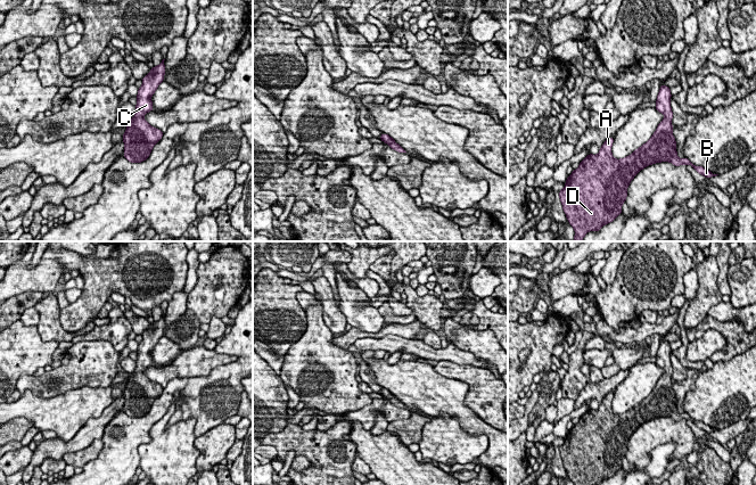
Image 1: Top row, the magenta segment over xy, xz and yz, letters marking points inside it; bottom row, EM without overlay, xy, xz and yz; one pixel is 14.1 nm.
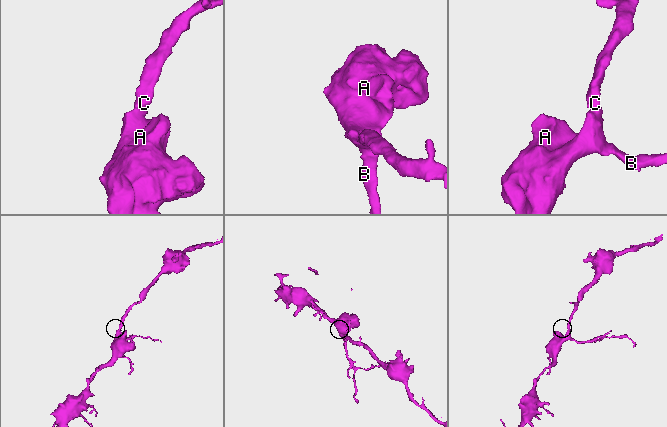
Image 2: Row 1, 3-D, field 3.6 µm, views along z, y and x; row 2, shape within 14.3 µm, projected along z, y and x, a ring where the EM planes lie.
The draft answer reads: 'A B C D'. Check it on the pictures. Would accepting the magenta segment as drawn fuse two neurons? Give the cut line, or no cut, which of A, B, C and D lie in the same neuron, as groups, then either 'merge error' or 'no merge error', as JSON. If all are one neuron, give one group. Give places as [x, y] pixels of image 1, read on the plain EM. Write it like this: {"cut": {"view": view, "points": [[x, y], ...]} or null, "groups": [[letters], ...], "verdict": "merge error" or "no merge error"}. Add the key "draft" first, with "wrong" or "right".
{"draft": "right", "cut": null, "groups": [["A", "B", "C", "D"]], "verdict": "no merge error"}

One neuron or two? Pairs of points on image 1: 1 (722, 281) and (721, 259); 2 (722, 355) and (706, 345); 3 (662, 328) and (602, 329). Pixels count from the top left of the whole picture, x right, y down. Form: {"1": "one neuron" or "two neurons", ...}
{"1": "one neuron", "2": "two neurons", "3": "one neuron"}

